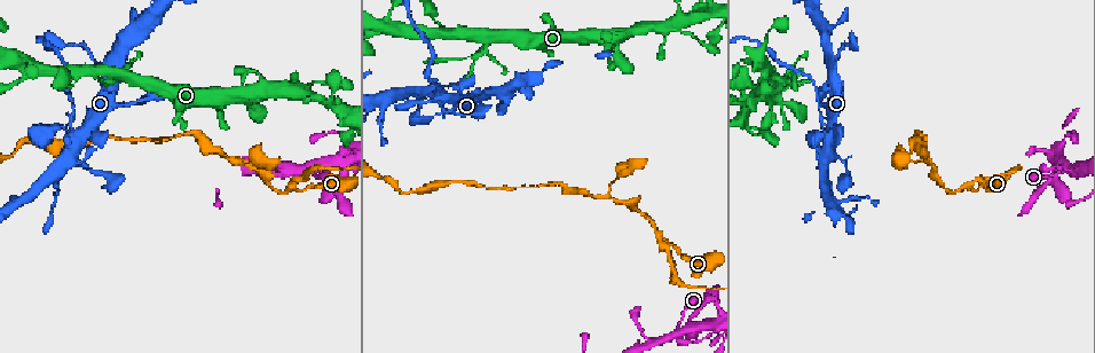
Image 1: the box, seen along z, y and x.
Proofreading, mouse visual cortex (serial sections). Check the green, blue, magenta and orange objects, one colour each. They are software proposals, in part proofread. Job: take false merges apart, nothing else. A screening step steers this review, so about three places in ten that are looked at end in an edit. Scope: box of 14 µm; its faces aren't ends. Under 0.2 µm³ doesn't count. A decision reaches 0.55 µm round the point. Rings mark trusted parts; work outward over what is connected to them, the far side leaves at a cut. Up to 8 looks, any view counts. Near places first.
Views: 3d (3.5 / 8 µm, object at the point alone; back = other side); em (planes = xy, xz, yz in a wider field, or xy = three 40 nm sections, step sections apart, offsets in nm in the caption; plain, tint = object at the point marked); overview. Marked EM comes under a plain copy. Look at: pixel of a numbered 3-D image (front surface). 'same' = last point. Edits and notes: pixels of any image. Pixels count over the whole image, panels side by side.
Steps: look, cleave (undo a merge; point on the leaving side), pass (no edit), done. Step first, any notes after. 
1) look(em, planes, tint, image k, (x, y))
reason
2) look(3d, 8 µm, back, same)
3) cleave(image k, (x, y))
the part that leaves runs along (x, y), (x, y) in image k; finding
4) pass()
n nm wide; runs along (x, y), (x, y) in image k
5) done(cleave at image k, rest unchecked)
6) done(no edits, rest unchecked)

look(3d, 3.5 µm, image 1, (700, 328))
abrupt turn

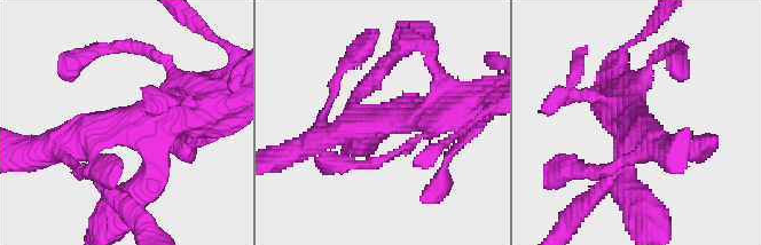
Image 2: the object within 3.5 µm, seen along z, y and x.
look(em, planes, tint, image 2, (634, 122))

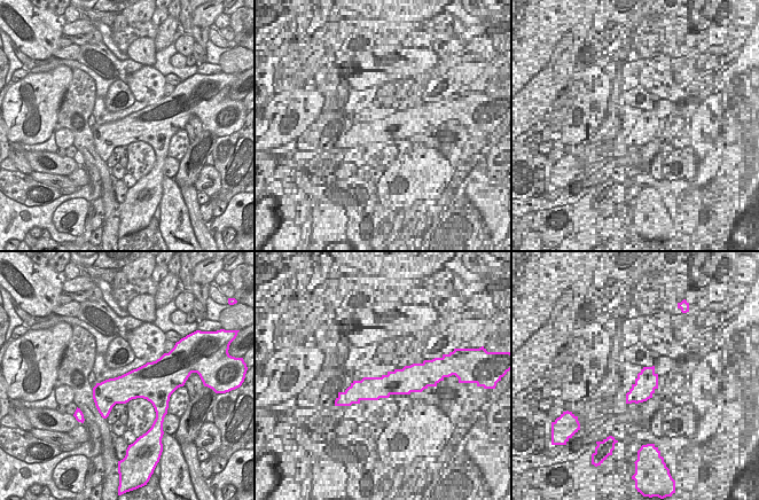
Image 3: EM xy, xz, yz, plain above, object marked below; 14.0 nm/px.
pass()
arms of 300, 300, 300, 350 nm; runs along (67, 157), (87, 133), (193, 104) in image 2; one cell here

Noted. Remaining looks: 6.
look(3d, 3.5 µm, image 1, (968, 187))
sharp bend

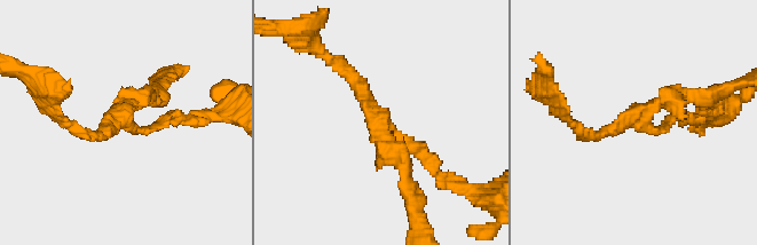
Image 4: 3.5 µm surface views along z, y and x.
look(em, xy, step 5, tint, image 4, (122, 119))
3 arms; arms of 150, 200, 200 nm

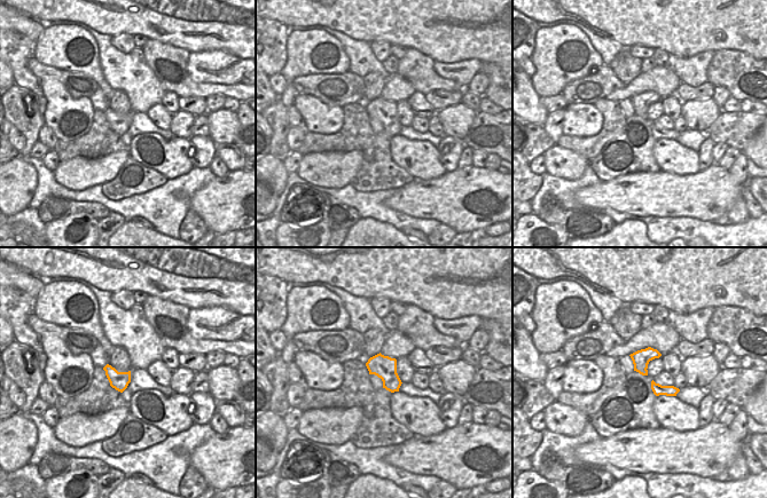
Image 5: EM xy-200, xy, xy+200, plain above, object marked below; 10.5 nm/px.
look(em, xy, step 3, tint, same)
cut it another way

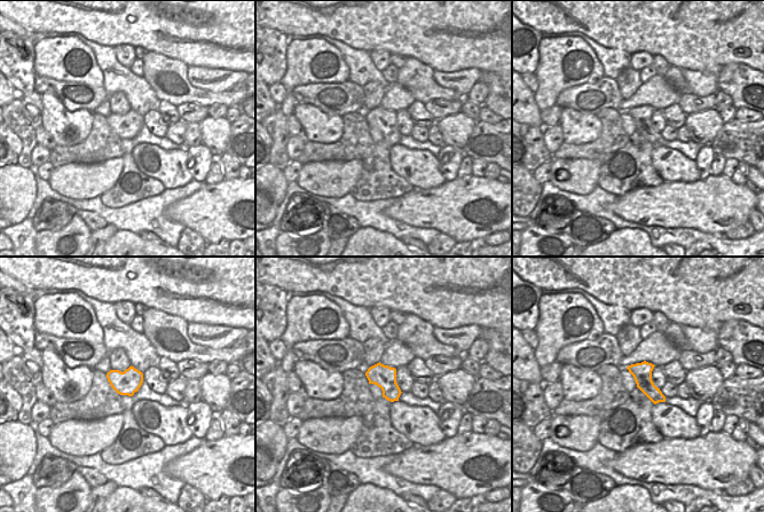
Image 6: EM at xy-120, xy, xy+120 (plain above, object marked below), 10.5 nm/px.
pass()
runs along (433, 167), (338, 68) in image 4; continuous, no second cell

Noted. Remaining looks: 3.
look(3d, 8 µm, image 1, (607, 197))

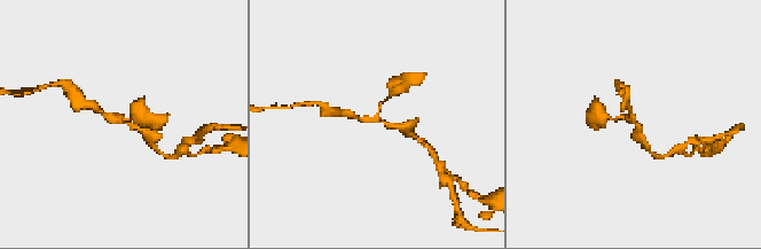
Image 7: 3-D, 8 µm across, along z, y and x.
look(em, xy, step 2, tint, image 7, (634, 118))
3 arms; arms of 100, 200, 200 nm; need the tissue

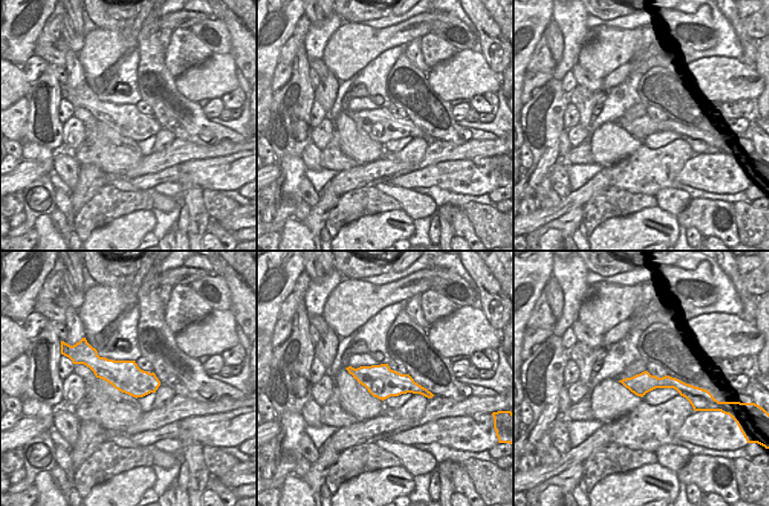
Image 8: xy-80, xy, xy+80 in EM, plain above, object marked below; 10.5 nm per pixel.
pass()
runs along (625, 381), (674, 382), (690, 388) in image 8; continuous, no second cell

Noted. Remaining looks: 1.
done(no edits, rest unchecked)

